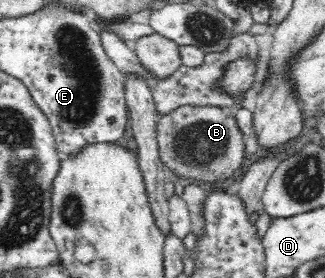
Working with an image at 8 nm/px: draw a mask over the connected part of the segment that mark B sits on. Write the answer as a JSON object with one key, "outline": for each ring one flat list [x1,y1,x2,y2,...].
{"outline":[[184,106,160,115,157,124,159,154,168,172,184,178,223,184,237,177,246,158,244,134,234,114,223,107]]}

